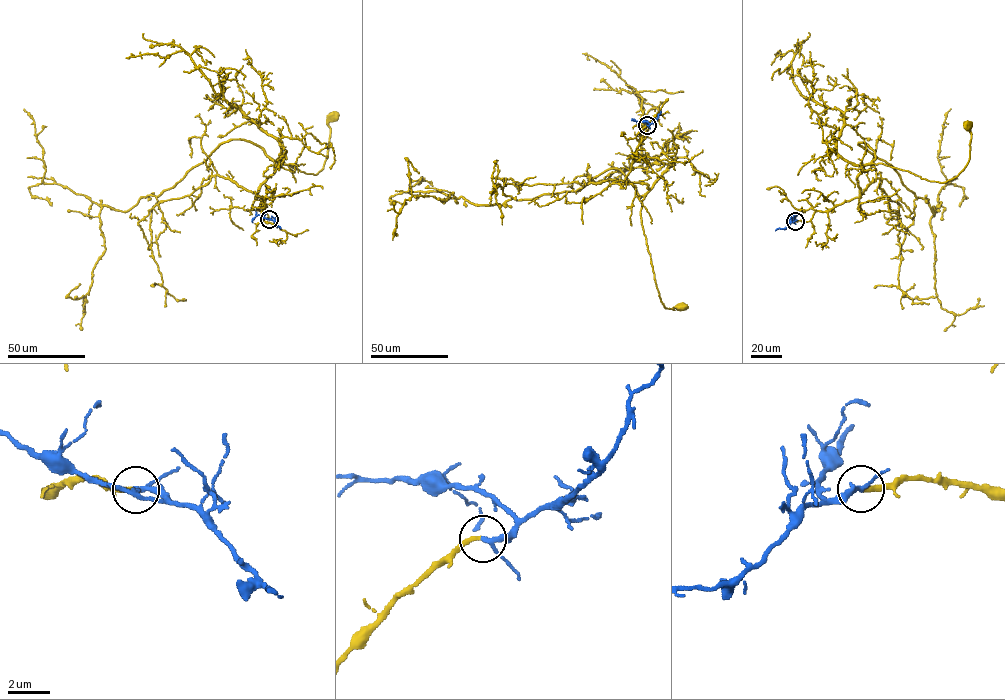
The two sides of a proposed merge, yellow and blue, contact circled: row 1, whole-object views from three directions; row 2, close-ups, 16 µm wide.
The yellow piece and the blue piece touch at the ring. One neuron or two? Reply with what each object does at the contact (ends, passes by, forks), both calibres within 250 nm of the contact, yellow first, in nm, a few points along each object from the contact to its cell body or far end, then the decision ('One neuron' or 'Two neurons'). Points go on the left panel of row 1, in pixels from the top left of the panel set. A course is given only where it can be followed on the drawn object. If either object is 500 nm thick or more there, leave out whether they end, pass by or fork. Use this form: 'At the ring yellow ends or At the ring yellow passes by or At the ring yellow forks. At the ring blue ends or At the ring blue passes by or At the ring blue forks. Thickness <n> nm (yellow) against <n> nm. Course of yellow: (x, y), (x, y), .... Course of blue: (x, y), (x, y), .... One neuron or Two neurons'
At the ring yellow ends. At the ring blue passes by. Thickness 220 nm (yellow) against 190 nm. Course of yellow: (268, 219), (261, 219), (257, 194), (274, 171), (270, 158), (315, 175), (326, 158), (333, 116). Course of blue: (269, 219), (257, 214), (252, 222). One neuron

